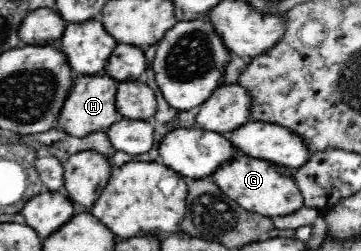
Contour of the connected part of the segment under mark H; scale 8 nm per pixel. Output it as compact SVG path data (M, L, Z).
M104 73L98 74L79 74L75 76L75 86L66 102L64 110L60 114L59 126L76 135L76 137L83 137L102 129L112 127L120 120L120 114L116 105L116 93L119 90L119 82L116 78Z

